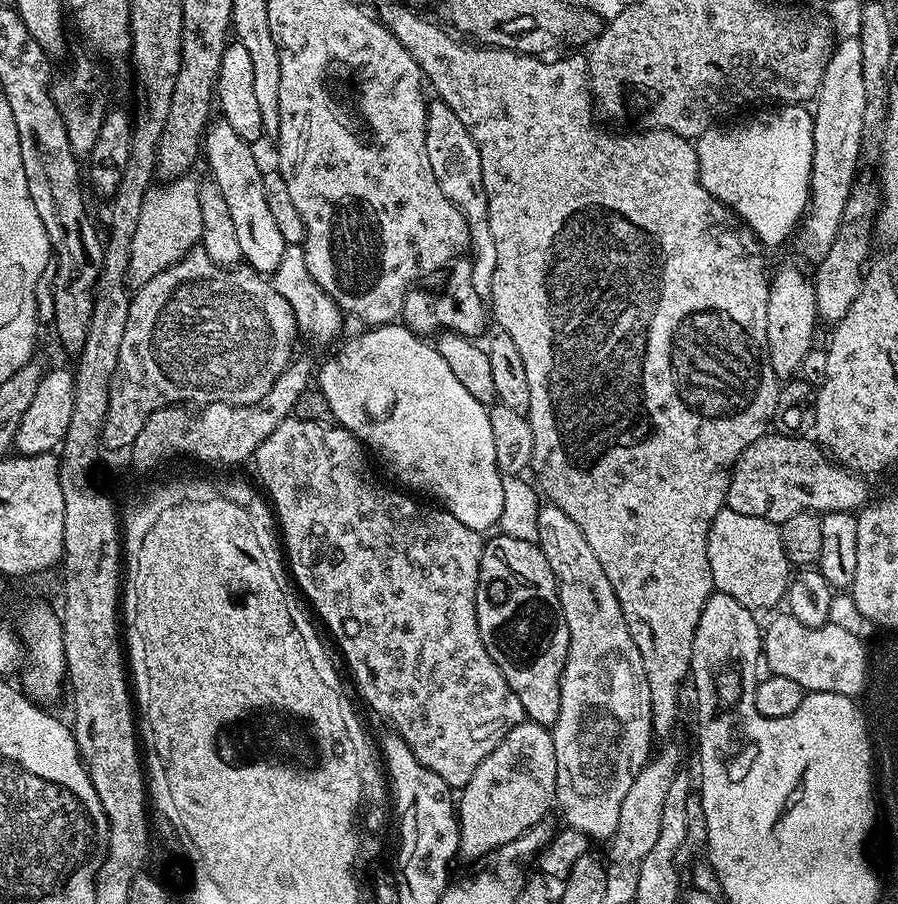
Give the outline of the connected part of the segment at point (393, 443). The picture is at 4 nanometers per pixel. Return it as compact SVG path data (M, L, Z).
M393 322L390 324L382 324L379 326L372 326L367 329L366 332L361 334L360 336L353 336L351 338L345 339L343 343L339 345L341 346L340 349L337 350L336 353L333 354L332 357L329 358L328 361L325 362L324 365L319 365L318 368L318 387L320 392L326 398L326 402L330 402L330 410L332 411L332 420L335 421L339 427L344 428L348 432L352 432L357 438L360 439L360 443L367 446L373 453L376 452L378 455L381 456L384 460L389 460L392 463L392 468L396 471L396 476L398 479L401 480L403 487L408 490L415 490L417 493L423 494L425 497L428 496L437 496L439 503L443 505L443 507L447 508L448 511L454 514L454 518L458 518L458 522L466 522L466 526L470 526L470 530L474 530L475 532L484 534L487 533L489 530L495 529L497 525L500 523L500 516L504 511L504 476L502 475L499 468L496 467L496 455L494 454L494 434L490 431L490 418L488 417L488 408L485 405L480 404L477 398L474 398L472 394L470 394L469 390L466 390L466 387L462 386L460 382L458 382L458 378L454 376L453 370L450 370L450 366L446 364L446 359L442 358L442 354L439 353L437 345L435 343L430 342L427 344L427 339L421 338L417 333L411 332L408 328L404 327L403 323L400 322Z

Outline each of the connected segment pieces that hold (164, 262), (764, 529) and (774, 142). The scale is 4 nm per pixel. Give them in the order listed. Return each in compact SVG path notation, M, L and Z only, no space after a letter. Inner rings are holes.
M190 174L175 177L164 186L152 186L143 200L138 227L131 239L129 266L125 279L131 287L137 288L154 278L155 274L180 260L193 251L201 241L202 209L199 197L200 184Z
M727 506L721 508L707 534L707 558L710 560L713 587L752 611L762 612L779 601L781 603L787 595L792 570L784 550L781 527L768 519L741 514Z
M804 104L772 106L769 112L760 112L756 120L744 120L729 128L713 126L695 141L696 157L700 167L700 181L714 199L731 208L744 223L749 224L761 245L776 240L780 245L788 234L801 223L810 199L812 186L812 155L814 154L813 113Z

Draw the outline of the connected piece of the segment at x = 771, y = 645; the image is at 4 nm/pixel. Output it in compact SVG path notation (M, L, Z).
M781 614L768 624L764 632L764 660L773 676L794 678L805 693L833 692L853 698L865 691L870 677L870 653L864 649L861 637L831 623L804 626L798 618Z

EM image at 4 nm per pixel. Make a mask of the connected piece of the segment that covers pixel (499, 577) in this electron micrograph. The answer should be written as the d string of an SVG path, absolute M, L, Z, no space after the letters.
M520 534L492 535L489 535L484 542L476 591L480 637L486 646L486 654L494 658L510 690L518 694L518 702L522 702L525 717L536 724L551 726L558 718L560 679L570 650L570 630L566 626L566 618L560 613L560 595L556 579L550 570L550 562L546 562L542 554L539 543Z

